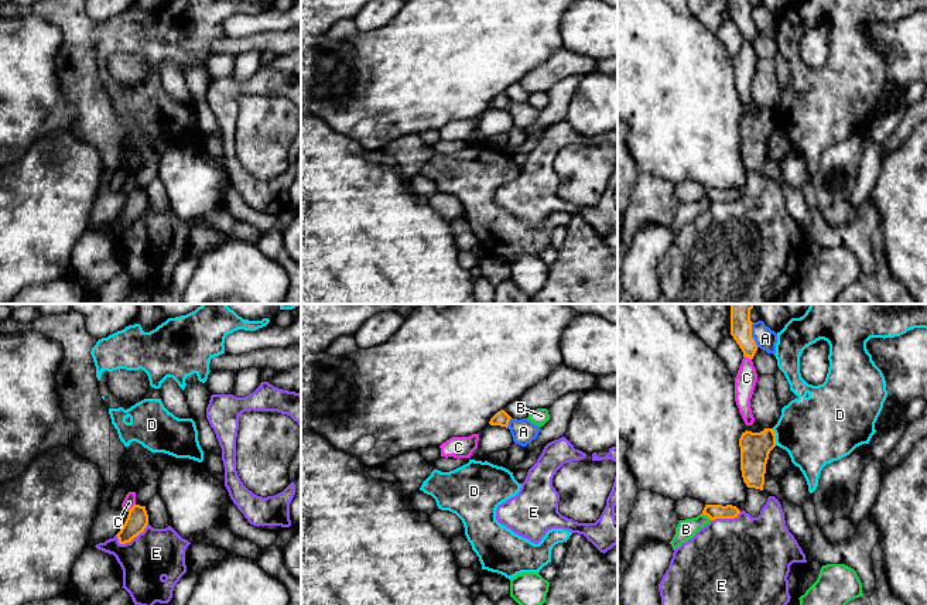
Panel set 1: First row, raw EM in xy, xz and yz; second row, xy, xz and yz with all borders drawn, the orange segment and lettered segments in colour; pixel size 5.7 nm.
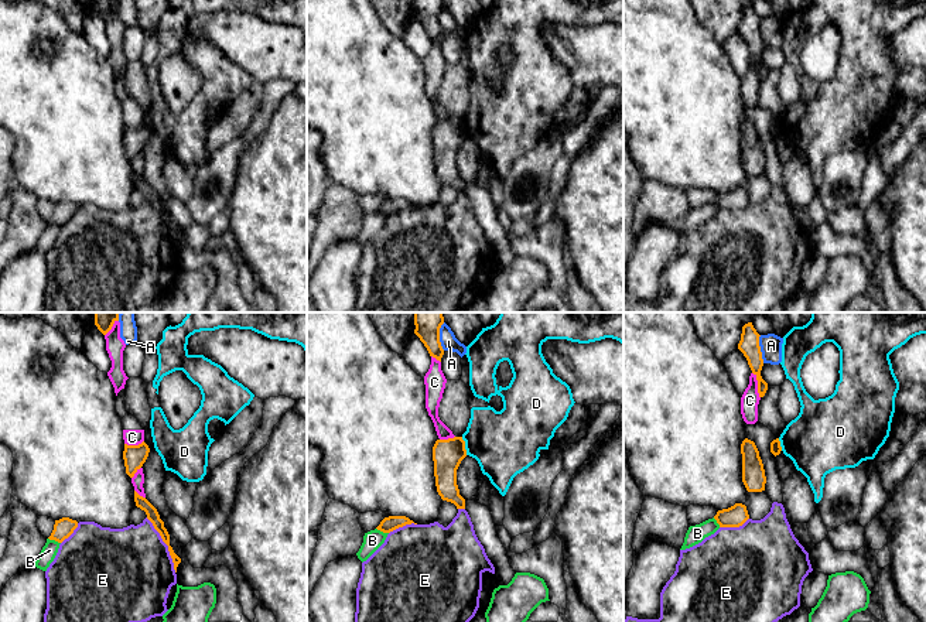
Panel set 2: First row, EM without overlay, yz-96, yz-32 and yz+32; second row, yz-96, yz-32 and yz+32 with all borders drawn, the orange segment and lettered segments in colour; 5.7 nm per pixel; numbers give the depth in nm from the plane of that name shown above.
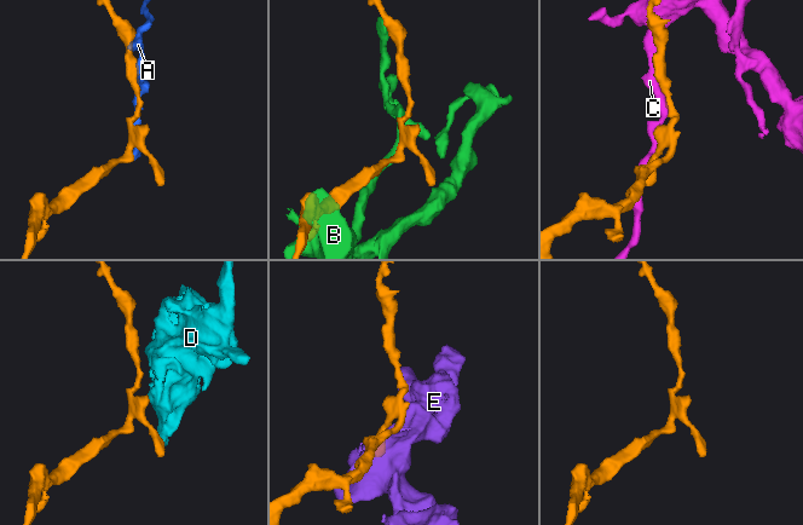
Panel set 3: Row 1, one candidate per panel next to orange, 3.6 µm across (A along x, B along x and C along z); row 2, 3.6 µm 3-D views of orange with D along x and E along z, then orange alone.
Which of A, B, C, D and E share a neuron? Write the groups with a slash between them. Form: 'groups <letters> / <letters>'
groups A / B / C / D / E

